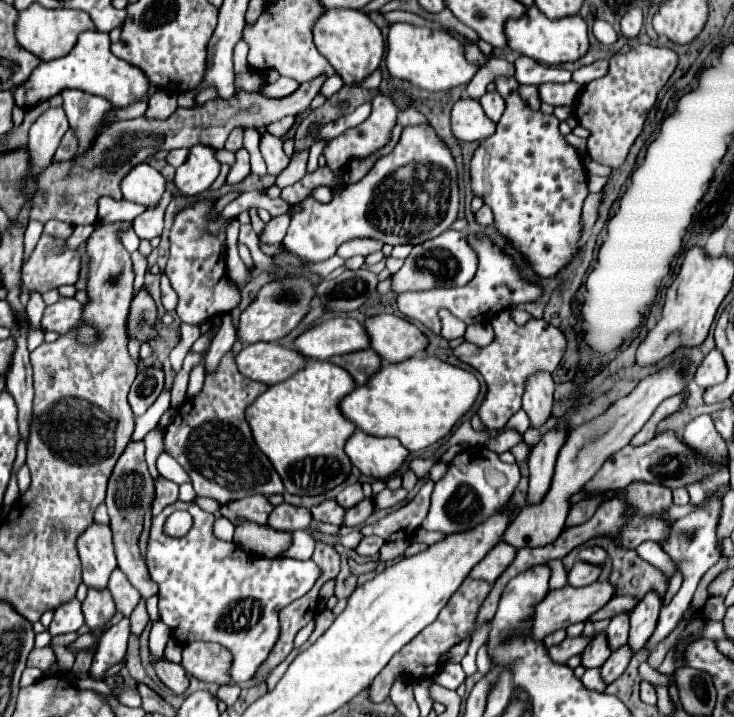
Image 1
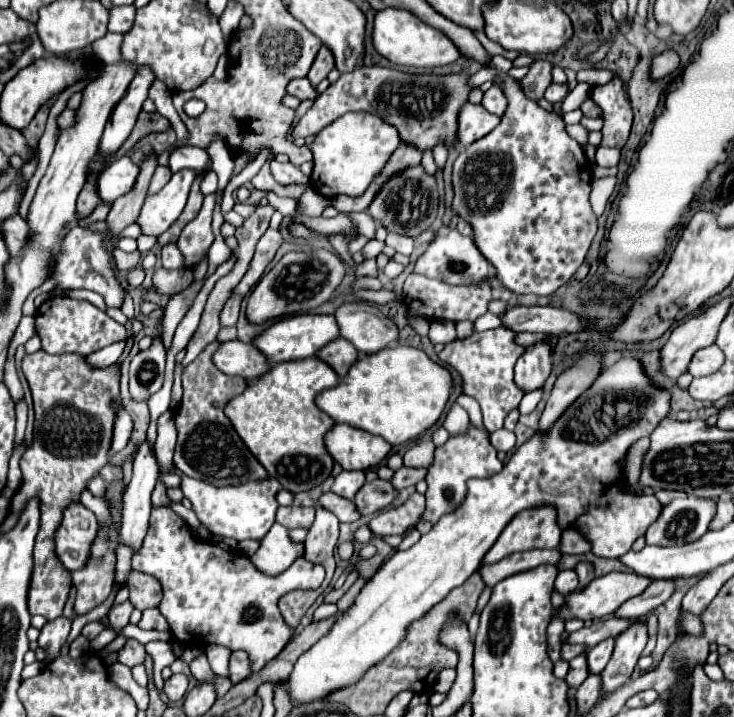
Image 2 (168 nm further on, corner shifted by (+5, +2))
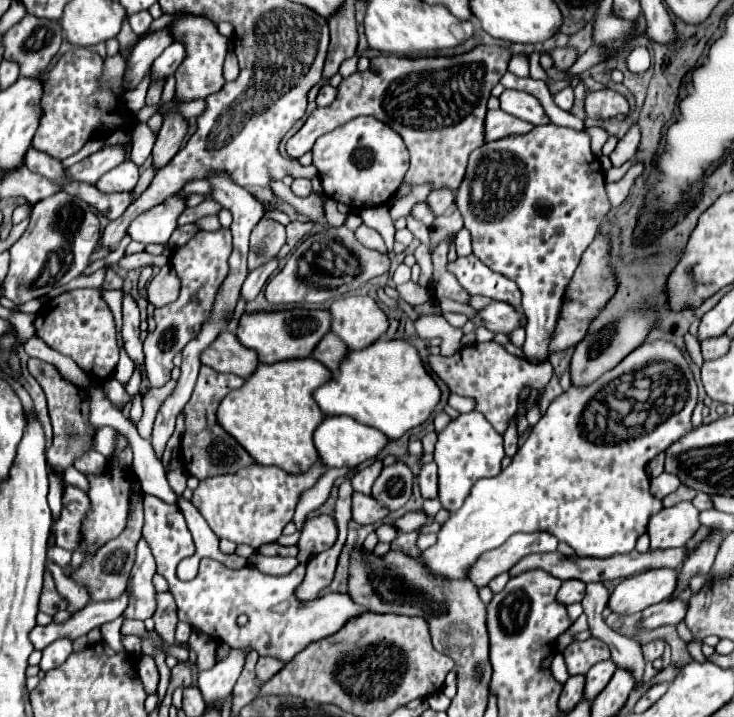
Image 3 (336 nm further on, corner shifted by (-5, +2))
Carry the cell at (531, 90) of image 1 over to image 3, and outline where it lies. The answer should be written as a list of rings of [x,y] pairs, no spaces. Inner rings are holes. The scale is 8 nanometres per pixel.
[[[554,48],[550,52],[550,56],[554,60],[554,68],[560,70],[560,72],[566,72],[576,62],[576,58],[578,58],[574,48]]]

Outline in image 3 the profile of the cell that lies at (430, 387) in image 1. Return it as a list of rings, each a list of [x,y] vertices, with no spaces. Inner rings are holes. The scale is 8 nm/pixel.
[[[378,340],[366,350],[350,350],[340,364],[340,374],[314,390],[312,396],[326,416],[350,416],[360,424],[378,428],[390,440],[398,440],[430,418],[440,404],[442,392],[412,344]]]

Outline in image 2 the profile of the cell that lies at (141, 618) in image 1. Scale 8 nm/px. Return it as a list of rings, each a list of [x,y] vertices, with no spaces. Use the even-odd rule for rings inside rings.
[[[128,640],[126,646],[118,652],[118,662],[126,664],[128,668],[134,668],[136,664],[142,664],[146,656],[146,650],[142,644],[138,644],[136,640]]]

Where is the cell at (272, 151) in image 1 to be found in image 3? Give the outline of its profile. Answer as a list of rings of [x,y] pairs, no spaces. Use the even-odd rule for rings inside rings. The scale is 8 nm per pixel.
[[[294,178],[292,182],[292,192],[296,196],[308,196],[312,192],[312,182],[308,178]]]

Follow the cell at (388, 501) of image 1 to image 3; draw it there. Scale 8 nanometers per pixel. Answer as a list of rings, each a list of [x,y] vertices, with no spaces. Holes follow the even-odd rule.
[[[428,462],[422,466],[420,474],[416,476],[418,480],[418,486],[420,486],[420,492],[424,498],[436,498],[438,496],[438,480],[436,480],[436,464],[434,462]]]

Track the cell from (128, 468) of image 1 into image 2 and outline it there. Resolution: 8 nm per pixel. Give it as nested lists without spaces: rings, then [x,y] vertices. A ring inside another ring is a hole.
[[[132,570],[128,578],[128,588],[130,588],[130,602],[134,604],[134,608],[138,610],[158,608],[162,586],[156,578]]]

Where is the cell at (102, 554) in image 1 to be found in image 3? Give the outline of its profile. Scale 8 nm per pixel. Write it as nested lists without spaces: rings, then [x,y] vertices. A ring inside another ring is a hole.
[[[66,484],[62,492],[62,514],[60,520],[52,524],[56,534],[56,546],[74,552],[82,542],[82,522],[90,512],[90,498],[76,486]]]

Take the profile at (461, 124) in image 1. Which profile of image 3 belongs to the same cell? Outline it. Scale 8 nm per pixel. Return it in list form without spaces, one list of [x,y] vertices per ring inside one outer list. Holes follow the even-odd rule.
[[[488,110],[486,112],[486,120],[484,120],[486,142],[504,138],[504,136],[510,136],[510,134],[526,134],[530,130],[532,130],[530,122],[518,120],[510,114],[506,114],[504,110]]]

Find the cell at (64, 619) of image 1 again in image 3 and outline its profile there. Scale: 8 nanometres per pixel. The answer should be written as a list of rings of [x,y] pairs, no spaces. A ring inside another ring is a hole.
[[[58,638],[54,640],[50,646],[46,646],[42,650],[42,660],[40,660],[40,668],[44,672],[60,666],[62,662],[66,662],[66,658],[72,652],[72,640],[70,638]]]

